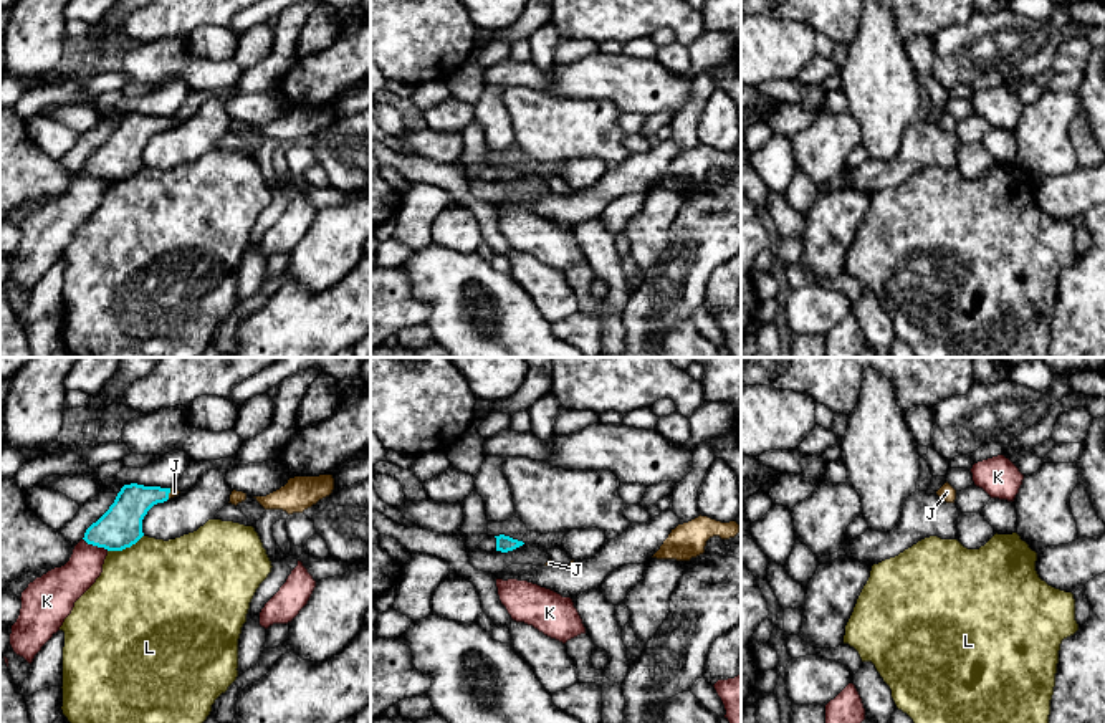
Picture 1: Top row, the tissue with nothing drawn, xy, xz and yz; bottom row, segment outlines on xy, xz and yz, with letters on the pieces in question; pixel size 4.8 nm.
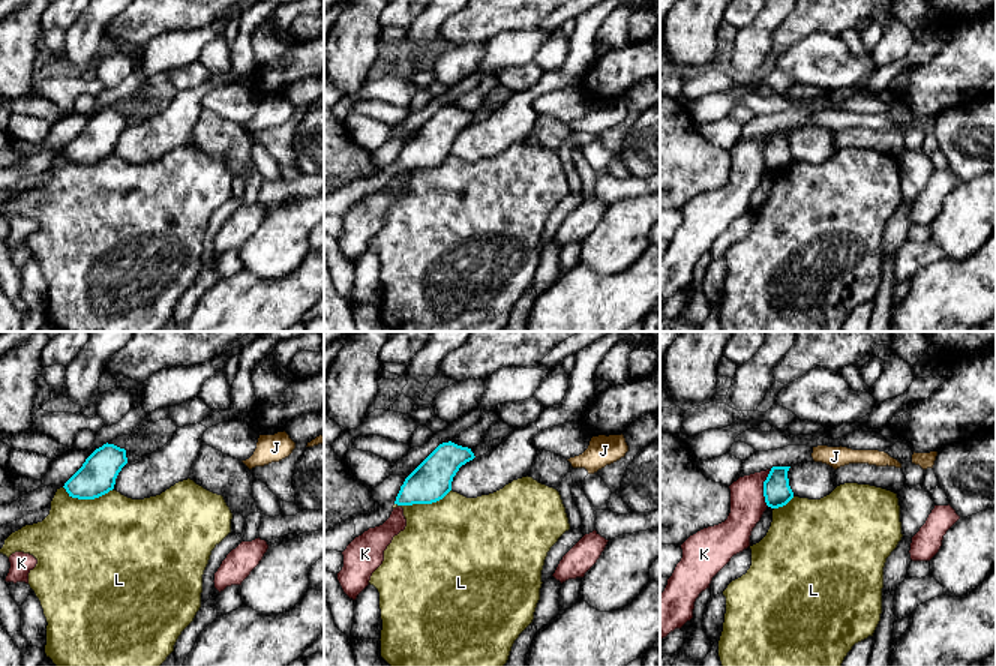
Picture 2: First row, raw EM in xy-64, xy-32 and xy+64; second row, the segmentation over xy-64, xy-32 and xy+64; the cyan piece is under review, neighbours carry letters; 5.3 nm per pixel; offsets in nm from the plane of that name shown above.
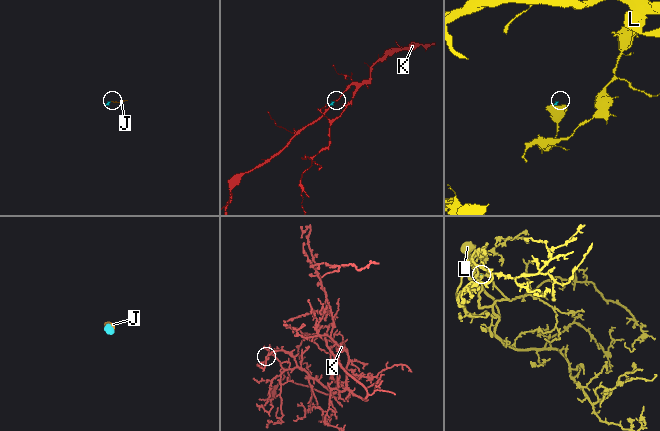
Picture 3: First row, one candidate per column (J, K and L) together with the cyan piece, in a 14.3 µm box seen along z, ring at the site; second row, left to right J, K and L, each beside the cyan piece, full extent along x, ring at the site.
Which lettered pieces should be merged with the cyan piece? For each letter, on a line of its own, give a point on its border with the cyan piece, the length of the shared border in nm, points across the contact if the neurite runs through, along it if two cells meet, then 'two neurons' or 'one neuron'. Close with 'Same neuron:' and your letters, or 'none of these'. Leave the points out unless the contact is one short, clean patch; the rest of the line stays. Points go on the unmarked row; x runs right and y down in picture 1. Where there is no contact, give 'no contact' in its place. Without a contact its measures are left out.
J: meets cyan in xy at (169, 121); contact 60 nm long; runs through xy (124, 146), (143, 128), (169, 121), (174, 121); one neuron
K: meets cyan in xy at (96, 174); contact 140 nm long; border along xy (83, 167), (108, 179); two neurons
L: meets cyan in xy at (124, 177); contact 190 nm long; border along xy (143, 164), (129, 176), (108, 181); two neurons
Same neuron: J

